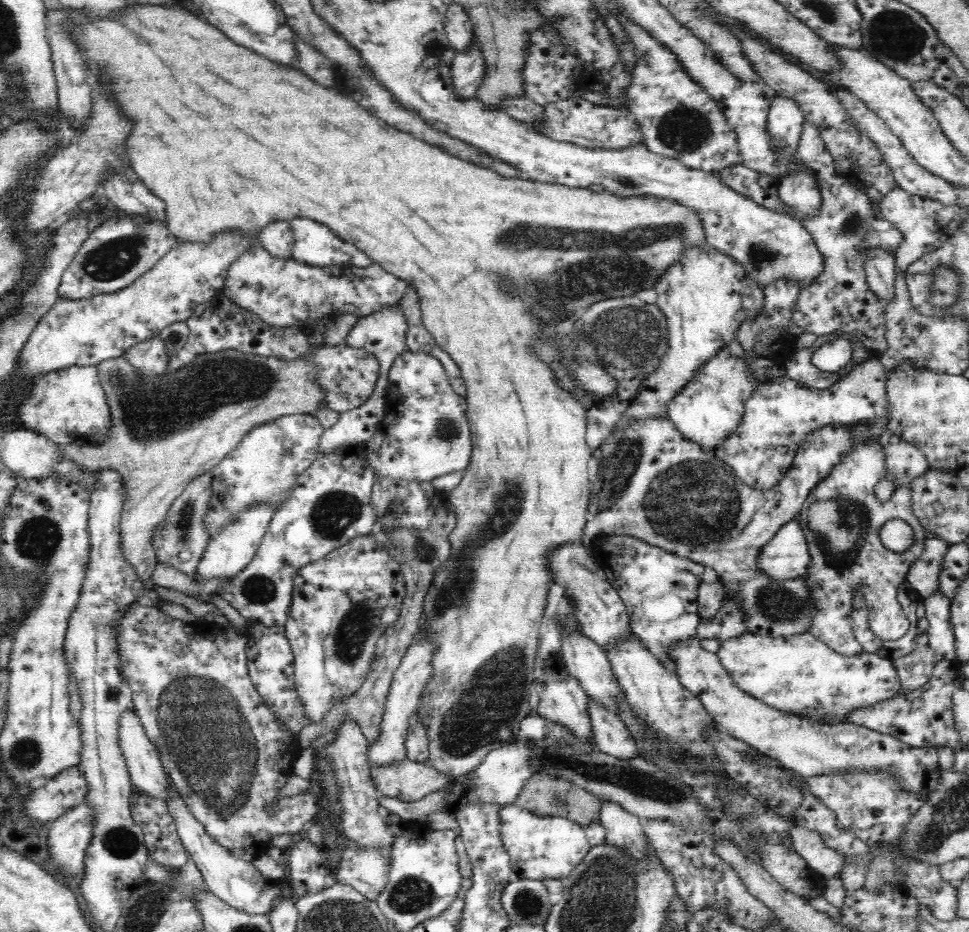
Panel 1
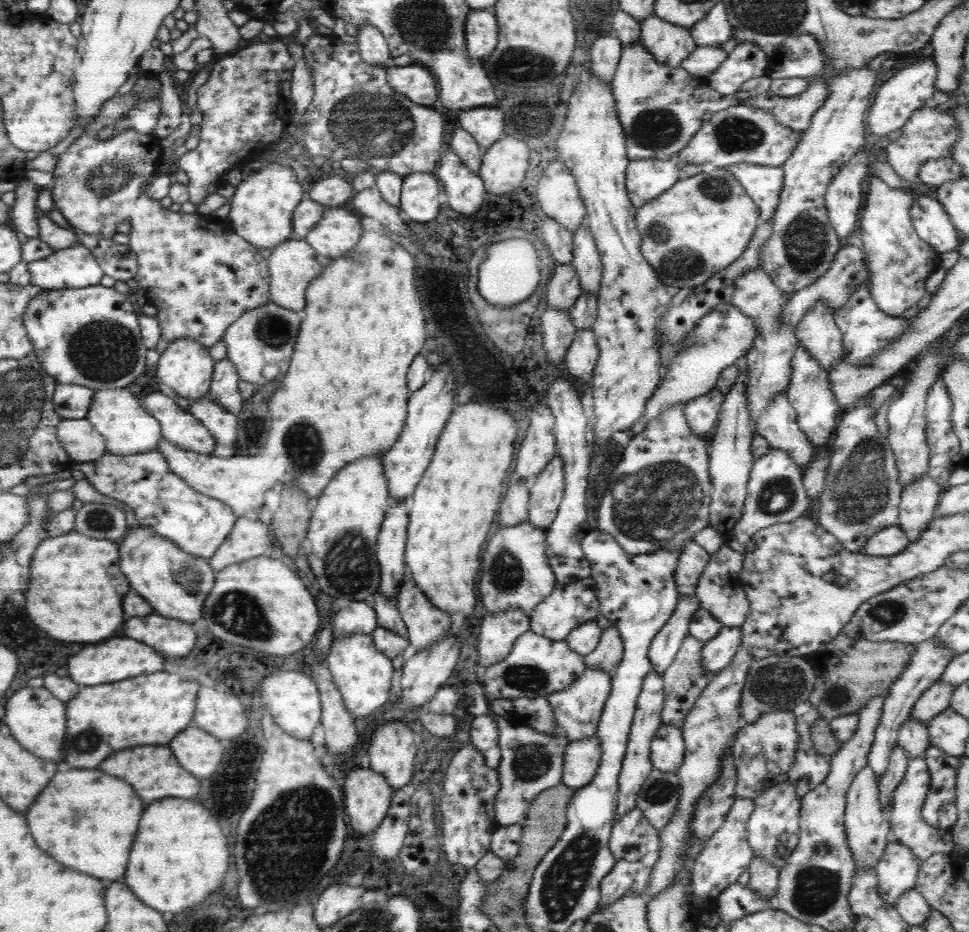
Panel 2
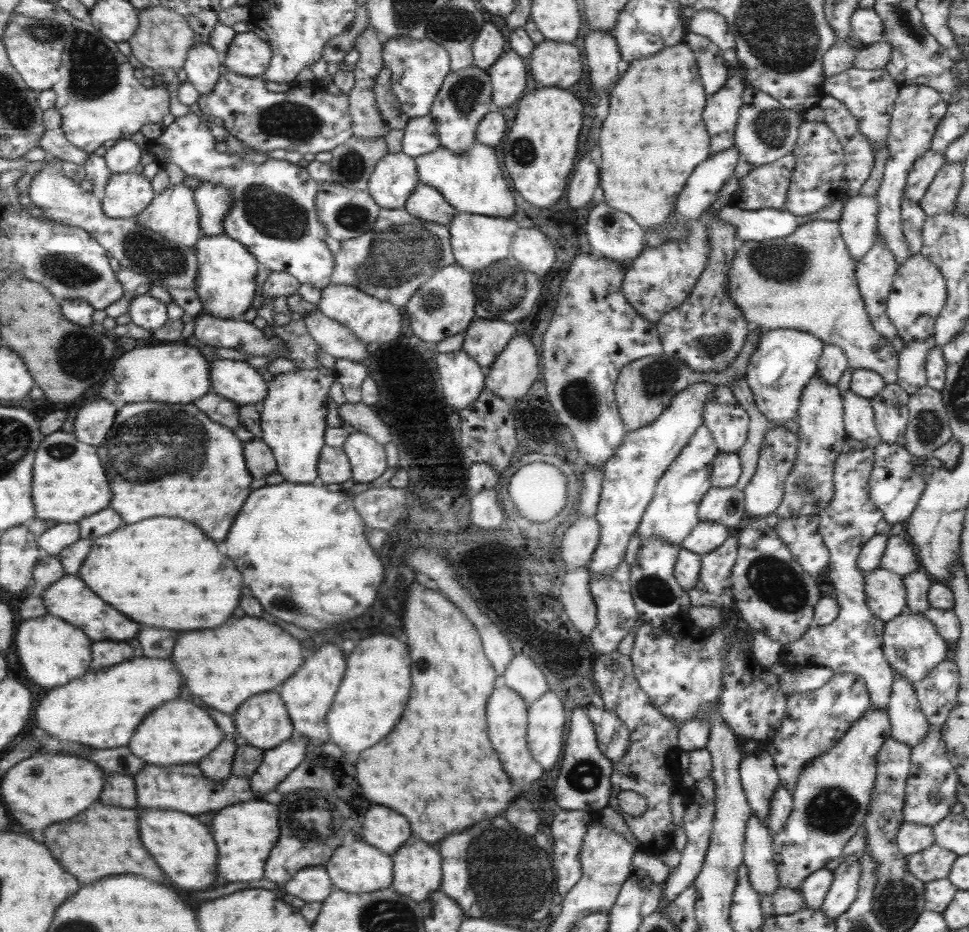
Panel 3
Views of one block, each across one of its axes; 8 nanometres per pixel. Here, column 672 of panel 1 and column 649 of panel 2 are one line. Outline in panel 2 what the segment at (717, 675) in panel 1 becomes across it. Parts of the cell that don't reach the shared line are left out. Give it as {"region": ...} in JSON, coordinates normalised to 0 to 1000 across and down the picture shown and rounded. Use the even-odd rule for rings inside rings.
{"region":[[[716,637],[700,641],[692,661],[670,690],[667,703],[673,719],[682,723],[692,712],[703,688],[710,680],[711,665],[720,652],[721,645]]]}

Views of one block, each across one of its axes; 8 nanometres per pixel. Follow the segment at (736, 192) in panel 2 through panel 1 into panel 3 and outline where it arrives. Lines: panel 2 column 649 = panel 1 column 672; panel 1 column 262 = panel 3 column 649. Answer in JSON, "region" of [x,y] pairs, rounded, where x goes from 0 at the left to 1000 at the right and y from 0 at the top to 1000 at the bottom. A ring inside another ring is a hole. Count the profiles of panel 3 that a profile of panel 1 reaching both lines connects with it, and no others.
{"region":[[[705,45],[684,50],[670,62],[653,64],[628,99],[628,120],[616,148],[617,200],[621,204],[621,217],[649,231],[663,246],[680,248],[686,259],[702,259],[710,250],[710,238],[693,238],[691,230],[711,185],[734,164],[731,160],[732,147],[723,129],[725,112],[728,101],[721,90],[717,60]]]}

